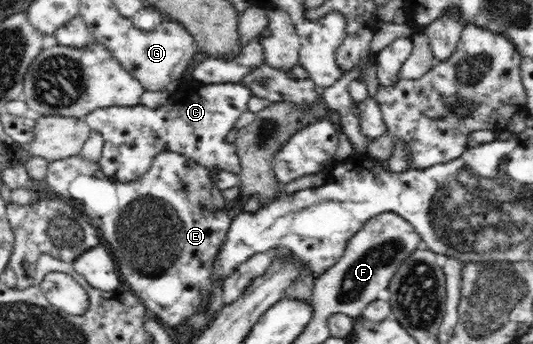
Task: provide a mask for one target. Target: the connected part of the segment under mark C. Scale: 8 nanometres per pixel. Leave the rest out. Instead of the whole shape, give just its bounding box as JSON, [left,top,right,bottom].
[83,81,252,181]

